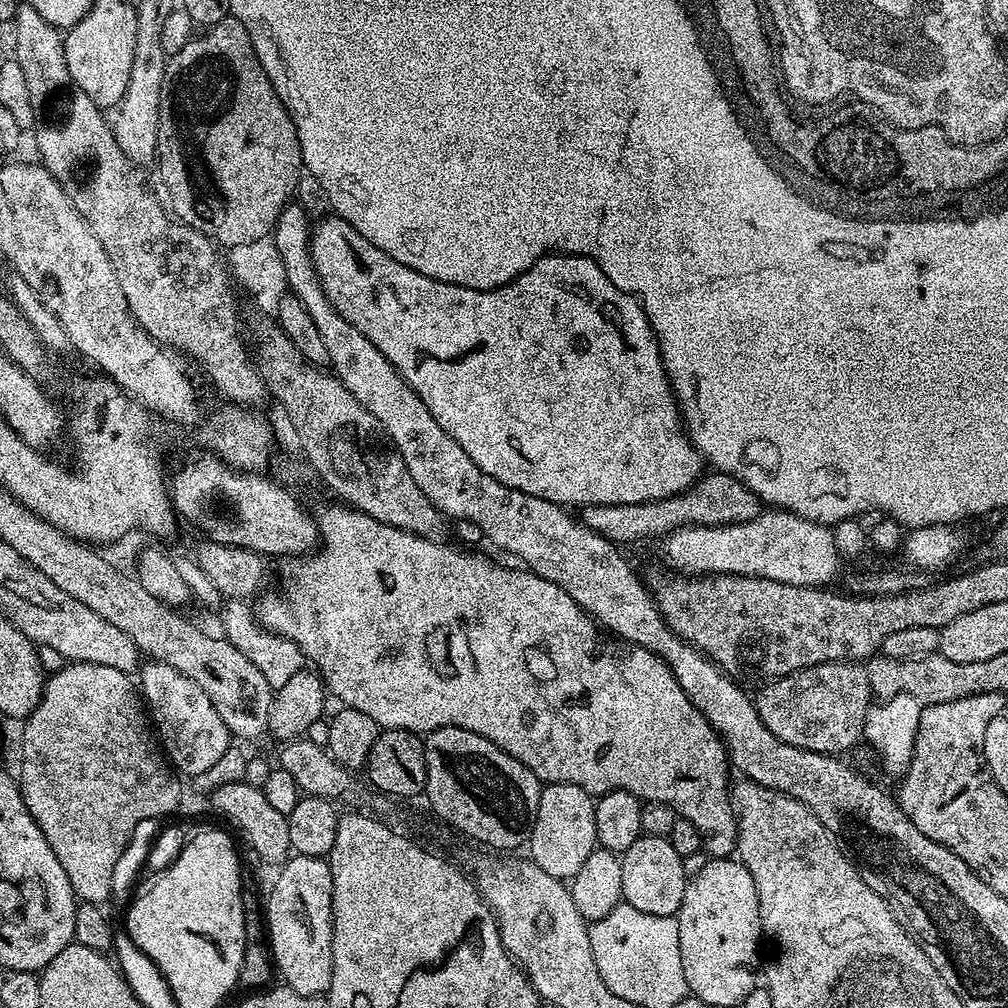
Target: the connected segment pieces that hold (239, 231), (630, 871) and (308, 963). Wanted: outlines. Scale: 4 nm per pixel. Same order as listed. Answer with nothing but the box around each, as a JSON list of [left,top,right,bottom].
[[155,16,305,249],[620,834,690,916],[266,856,332,997]]

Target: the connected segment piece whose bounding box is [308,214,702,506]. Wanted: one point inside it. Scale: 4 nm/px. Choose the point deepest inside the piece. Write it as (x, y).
(553, 383)

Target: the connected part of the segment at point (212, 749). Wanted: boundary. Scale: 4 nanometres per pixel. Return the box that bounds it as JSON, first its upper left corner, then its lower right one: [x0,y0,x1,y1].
[138,662,230,778]

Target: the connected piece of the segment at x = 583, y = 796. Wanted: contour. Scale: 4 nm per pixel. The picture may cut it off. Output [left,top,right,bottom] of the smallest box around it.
[526,784,597,882]

